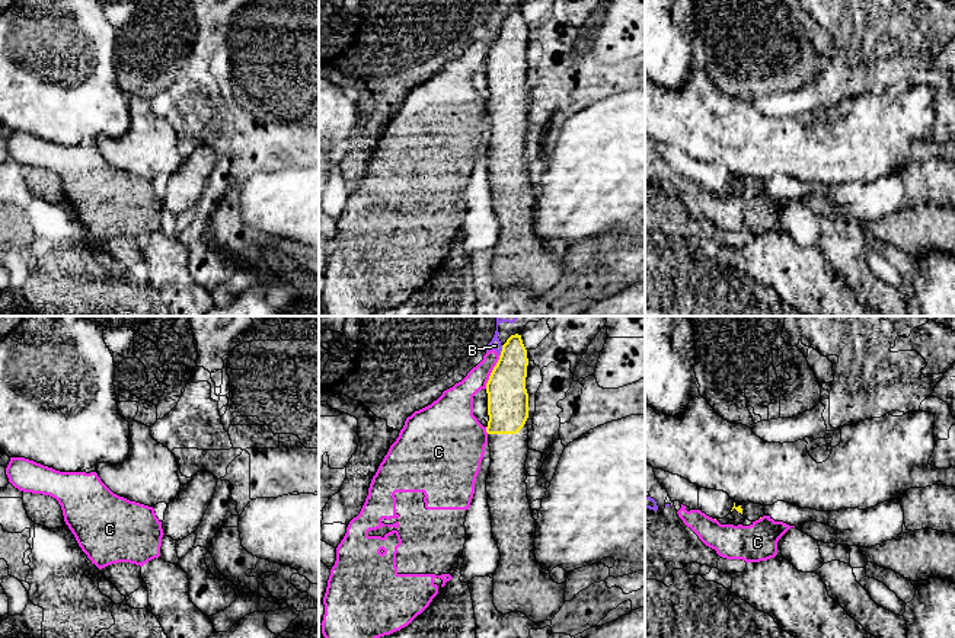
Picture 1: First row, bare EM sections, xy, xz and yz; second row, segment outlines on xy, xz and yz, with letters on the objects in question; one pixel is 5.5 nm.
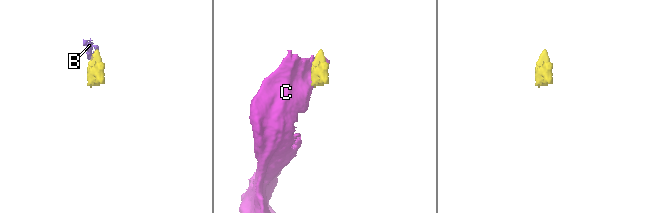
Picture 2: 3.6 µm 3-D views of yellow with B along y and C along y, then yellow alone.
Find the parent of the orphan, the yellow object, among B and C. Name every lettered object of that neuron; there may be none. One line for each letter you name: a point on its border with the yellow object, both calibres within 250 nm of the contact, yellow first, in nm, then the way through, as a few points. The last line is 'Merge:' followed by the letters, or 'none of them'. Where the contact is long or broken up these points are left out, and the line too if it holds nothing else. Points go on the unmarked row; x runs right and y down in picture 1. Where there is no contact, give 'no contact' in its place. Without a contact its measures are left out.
Merge: none of them

